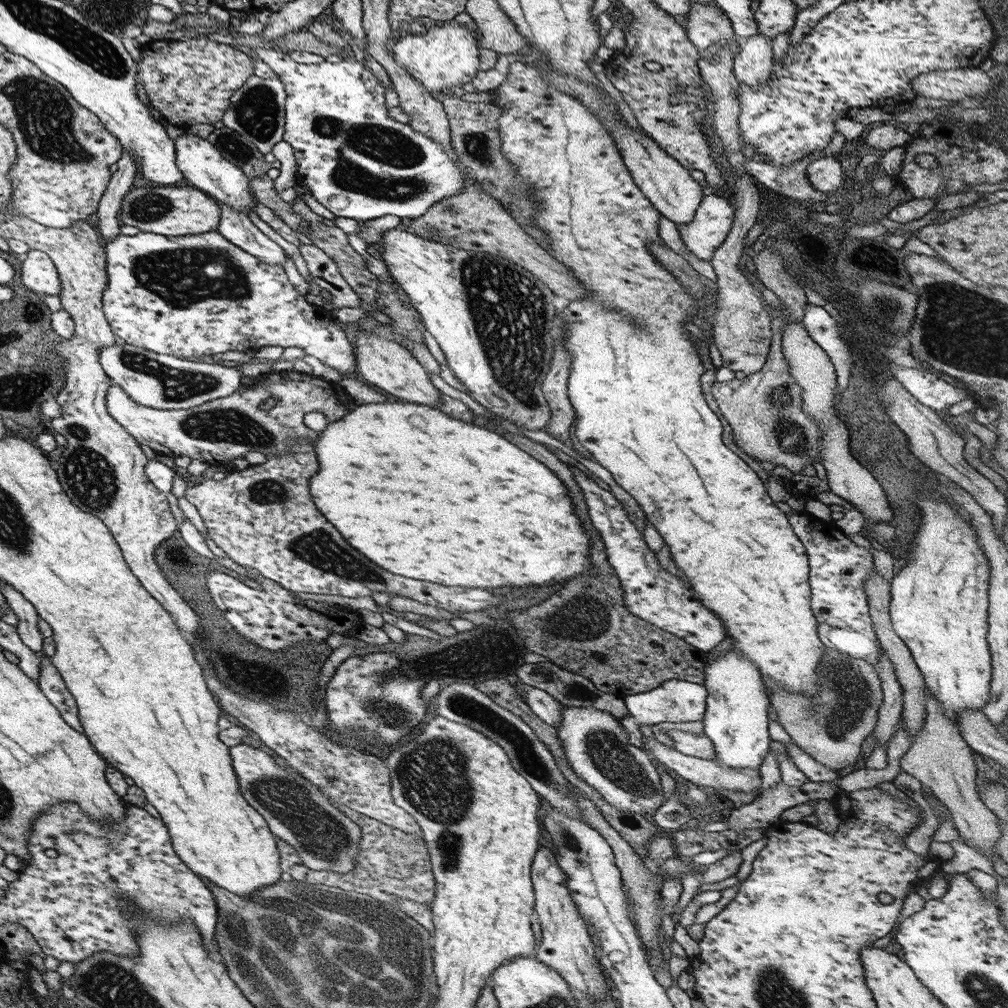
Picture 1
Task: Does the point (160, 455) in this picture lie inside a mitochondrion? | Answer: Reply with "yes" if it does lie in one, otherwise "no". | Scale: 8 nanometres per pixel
no

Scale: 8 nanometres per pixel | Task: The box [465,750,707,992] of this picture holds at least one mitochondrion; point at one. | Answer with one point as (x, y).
(570, 841)

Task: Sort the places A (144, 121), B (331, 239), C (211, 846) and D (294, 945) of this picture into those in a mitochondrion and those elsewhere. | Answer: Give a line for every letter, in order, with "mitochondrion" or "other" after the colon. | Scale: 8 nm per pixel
A: other
B: other
C: other
D: mitochondrion

